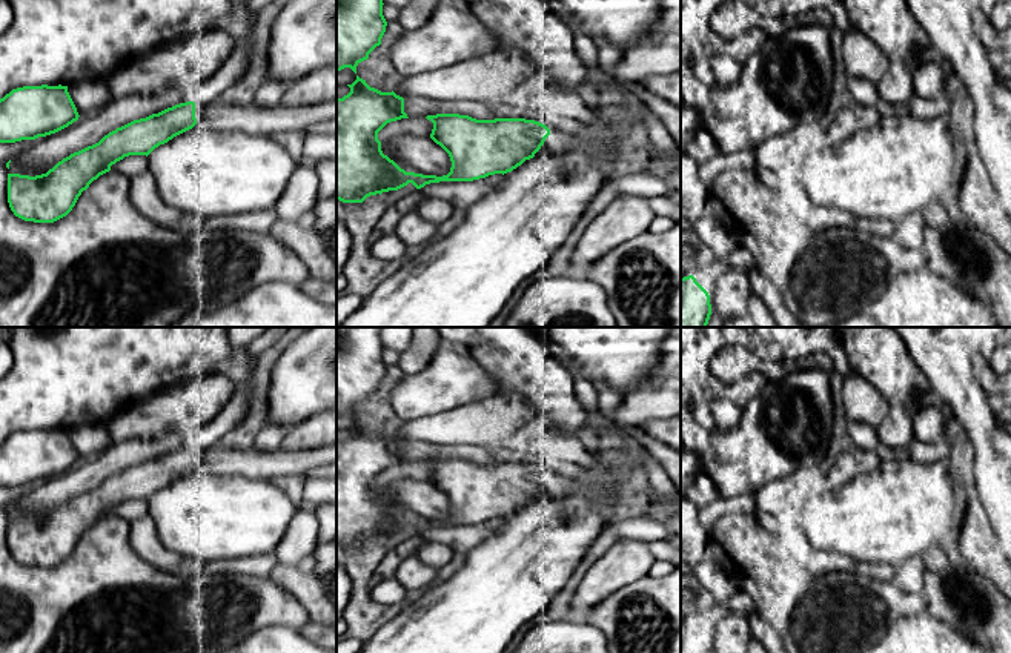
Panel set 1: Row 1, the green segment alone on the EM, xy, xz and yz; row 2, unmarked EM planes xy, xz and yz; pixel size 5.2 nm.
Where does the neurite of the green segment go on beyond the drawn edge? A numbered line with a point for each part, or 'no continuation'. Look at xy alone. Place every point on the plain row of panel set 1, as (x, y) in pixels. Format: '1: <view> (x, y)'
1: xy (252, 463)

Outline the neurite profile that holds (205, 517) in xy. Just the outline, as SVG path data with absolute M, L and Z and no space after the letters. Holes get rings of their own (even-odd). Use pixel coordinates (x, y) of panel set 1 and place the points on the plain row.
M192 473L148 499L160 542L198 561L273 553L297 507L275 481Z

